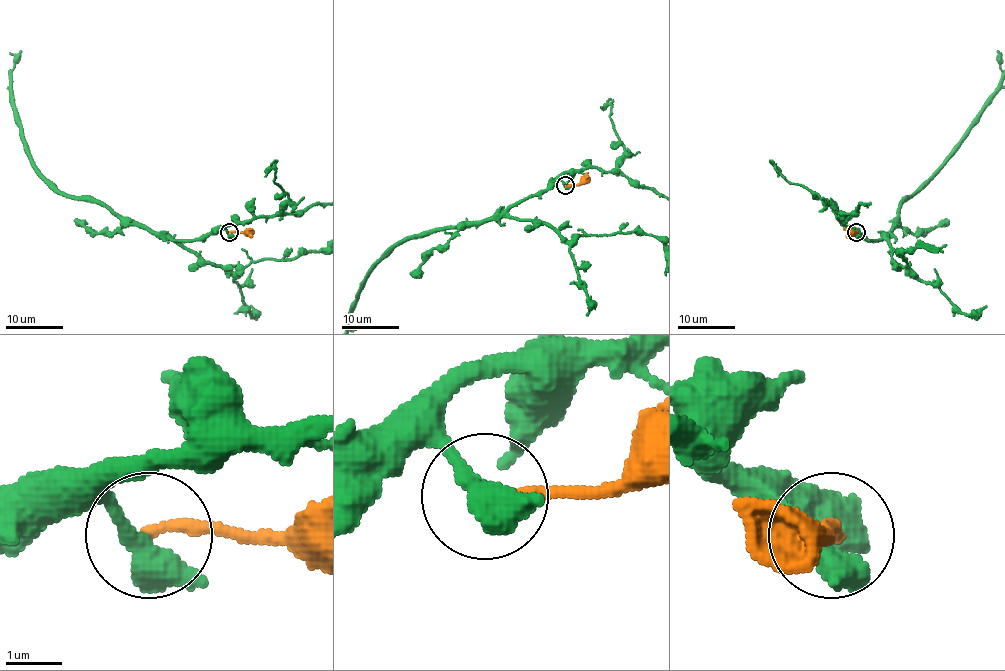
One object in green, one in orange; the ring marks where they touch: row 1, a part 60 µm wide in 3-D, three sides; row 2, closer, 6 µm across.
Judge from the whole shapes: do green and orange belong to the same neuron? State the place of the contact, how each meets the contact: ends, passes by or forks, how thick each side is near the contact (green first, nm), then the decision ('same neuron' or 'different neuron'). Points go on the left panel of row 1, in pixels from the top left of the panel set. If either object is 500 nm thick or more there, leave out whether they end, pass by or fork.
(229, 232) | green passes by | orange ends | 400/260 nm | different neuron

